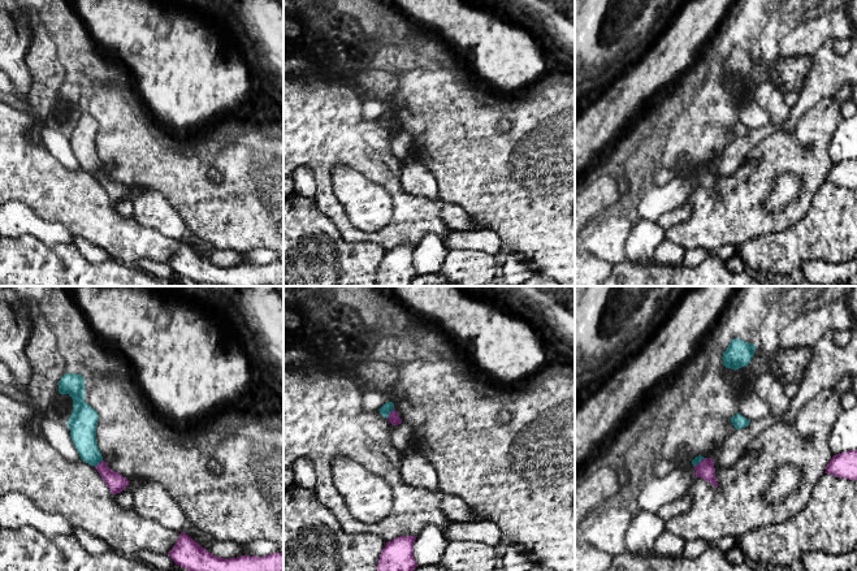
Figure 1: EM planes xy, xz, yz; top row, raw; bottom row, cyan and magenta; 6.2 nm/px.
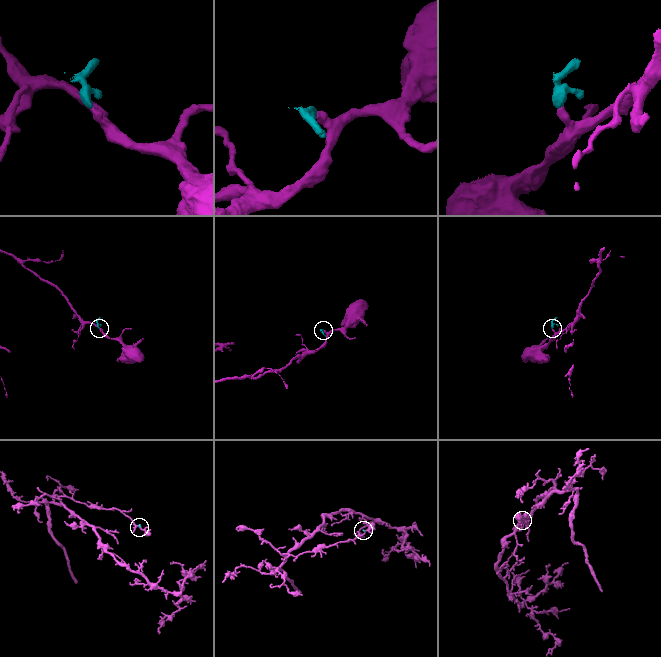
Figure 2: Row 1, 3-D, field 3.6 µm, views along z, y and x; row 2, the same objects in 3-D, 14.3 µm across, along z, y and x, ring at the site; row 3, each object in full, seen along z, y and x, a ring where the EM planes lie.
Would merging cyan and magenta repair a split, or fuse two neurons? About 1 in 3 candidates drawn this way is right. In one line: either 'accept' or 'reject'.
reject

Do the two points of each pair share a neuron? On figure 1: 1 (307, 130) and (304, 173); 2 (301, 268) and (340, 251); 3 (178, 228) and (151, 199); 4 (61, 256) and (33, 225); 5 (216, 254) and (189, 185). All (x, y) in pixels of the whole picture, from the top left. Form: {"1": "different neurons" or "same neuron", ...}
{"1": "different neurons", "2": "same neuron", "3": "same neuron", "4": "different neurons", "5": "different neurons"}

